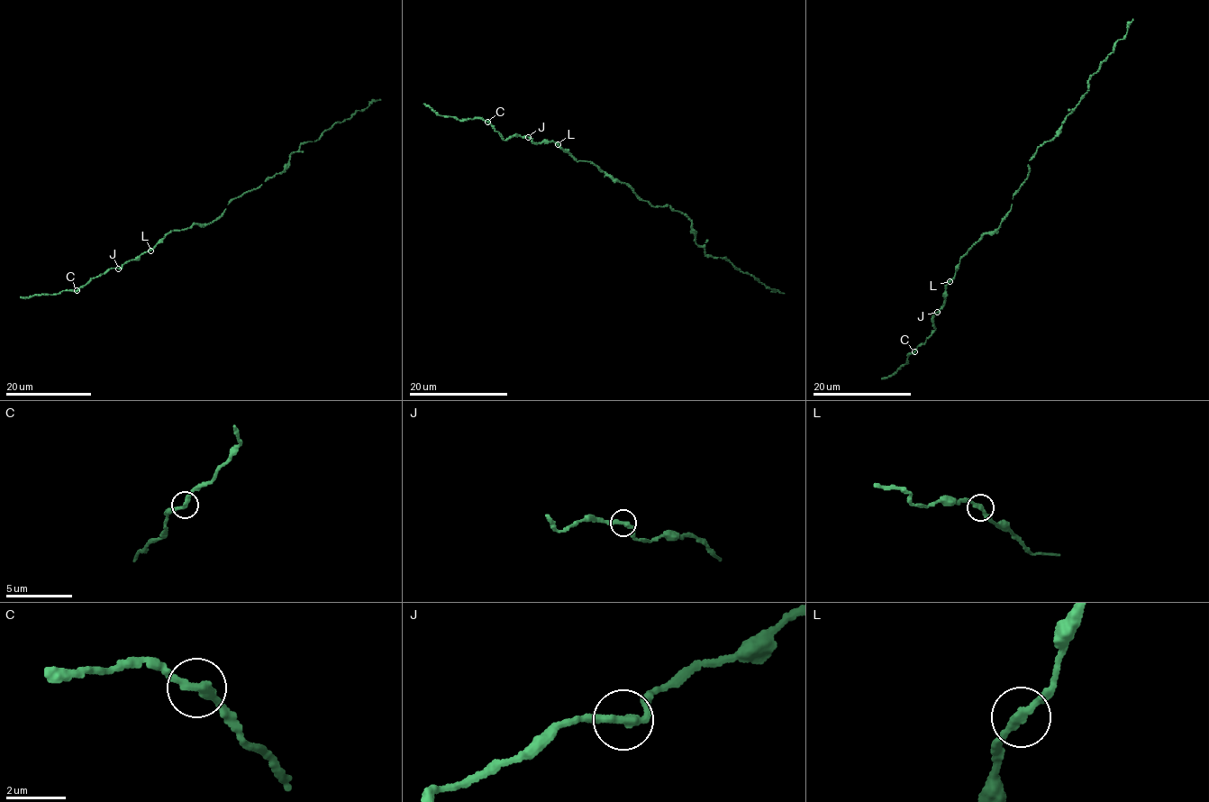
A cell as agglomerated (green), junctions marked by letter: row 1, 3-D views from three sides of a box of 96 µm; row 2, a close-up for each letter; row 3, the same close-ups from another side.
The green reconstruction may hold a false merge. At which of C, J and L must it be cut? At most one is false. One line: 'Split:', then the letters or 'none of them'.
Split: none of them

